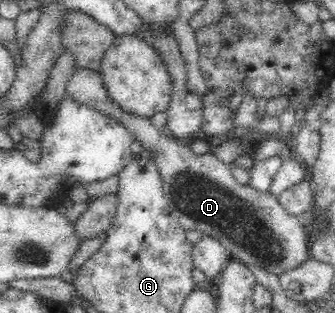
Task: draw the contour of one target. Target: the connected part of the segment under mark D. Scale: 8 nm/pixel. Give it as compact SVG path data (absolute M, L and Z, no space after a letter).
M77 67L67 86L69 97L118 121L132 141L139 141L142 149L152 155L162 179L162 190L171 217L186 230L211 236L225 247L230 258L256 265L265 273L278 276L301 267L305 261L313 258L311 234L301 225L297 216L287 213L278 198L268 192L255 191L248 184L239 184L233 177L232 168L211 151L196 155L173 135L169 136L164 128L153 124L151 118L125 112L109 96L100 73Z

